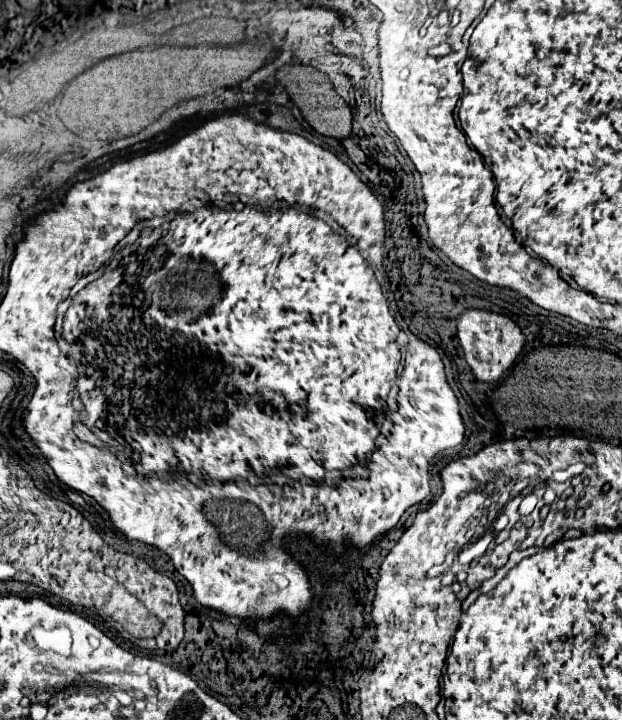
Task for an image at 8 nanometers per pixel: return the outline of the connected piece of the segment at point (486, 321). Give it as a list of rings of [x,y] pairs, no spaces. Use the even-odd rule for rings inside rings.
[[[467,309],[461,313],[457,325],[457,337],[471,371],[479,381],[487,381],[487,383],[501,381],[501,377],[515,365],[515,359],[521,353],[525,341],[521,329],[507,315],[491,313],[483,309]]]

